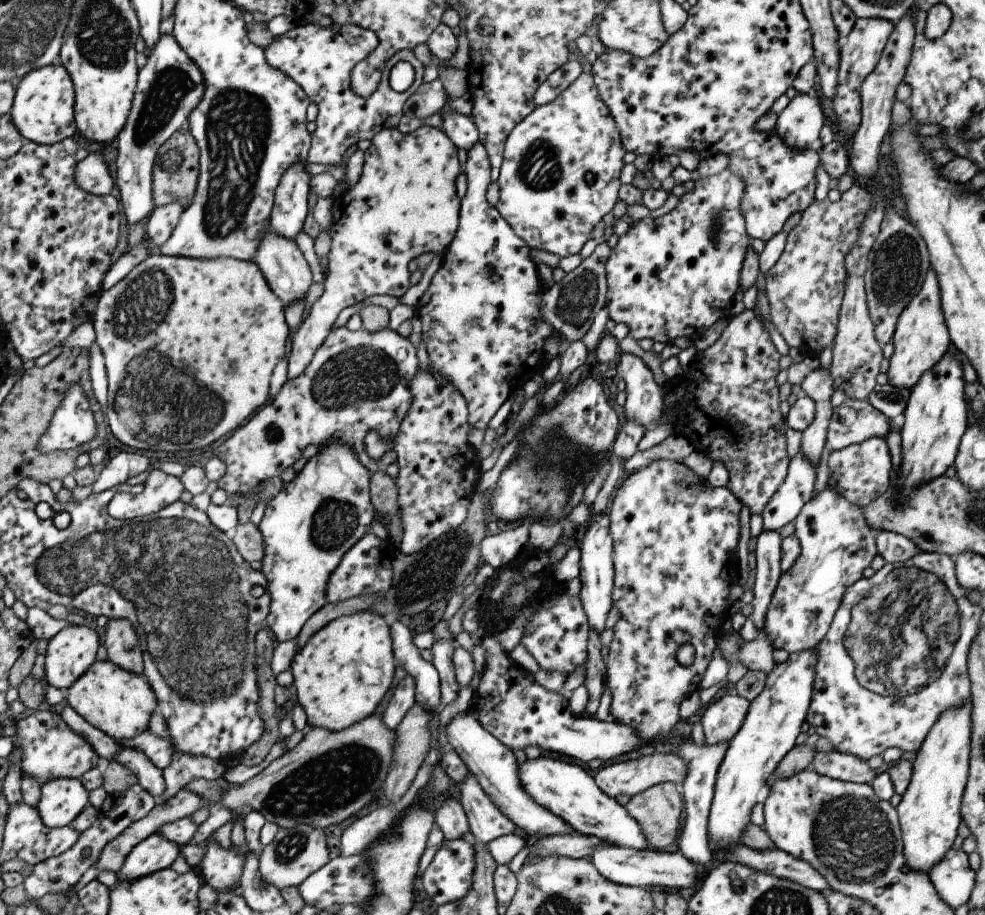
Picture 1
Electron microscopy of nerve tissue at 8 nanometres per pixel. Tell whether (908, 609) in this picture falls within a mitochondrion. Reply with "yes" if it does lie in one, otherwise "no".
yes

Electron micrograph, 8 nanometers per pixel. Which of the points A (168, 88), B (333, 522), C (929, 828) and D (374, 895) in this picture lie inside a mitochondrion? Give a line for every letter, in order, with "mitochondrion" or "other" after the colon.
A: mitochondrion
B: mitochondrion
C: other
D: other

